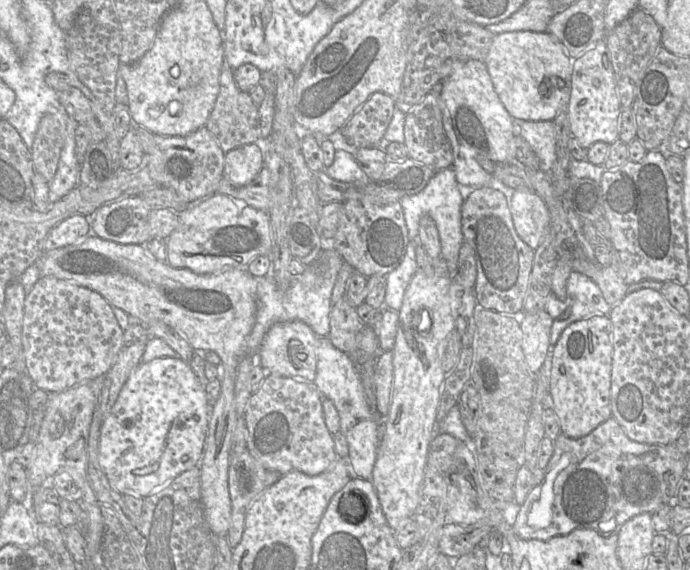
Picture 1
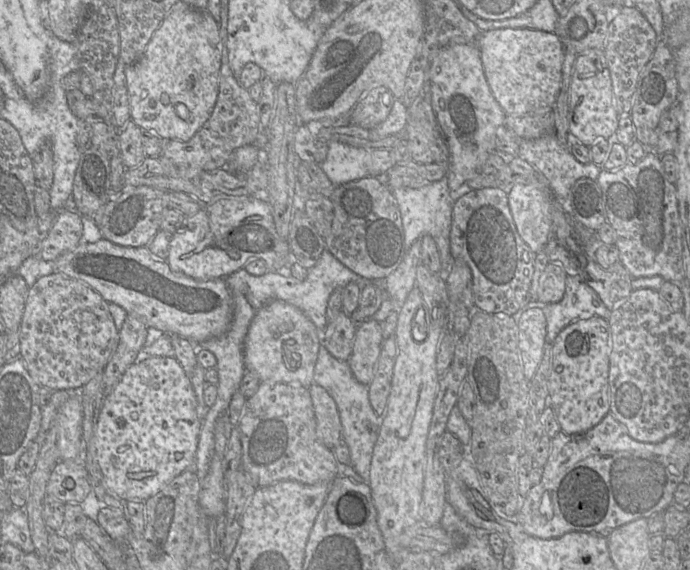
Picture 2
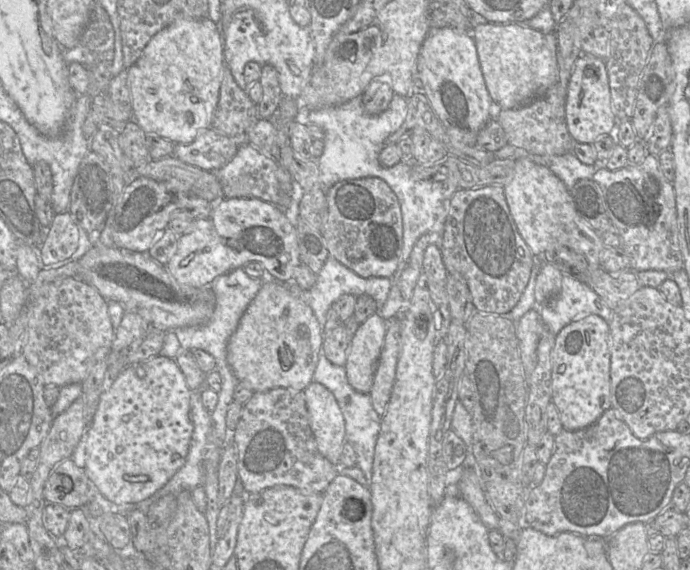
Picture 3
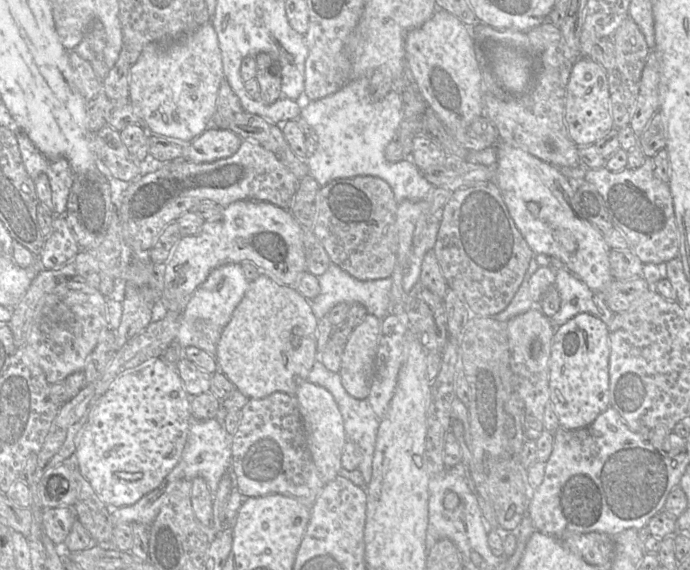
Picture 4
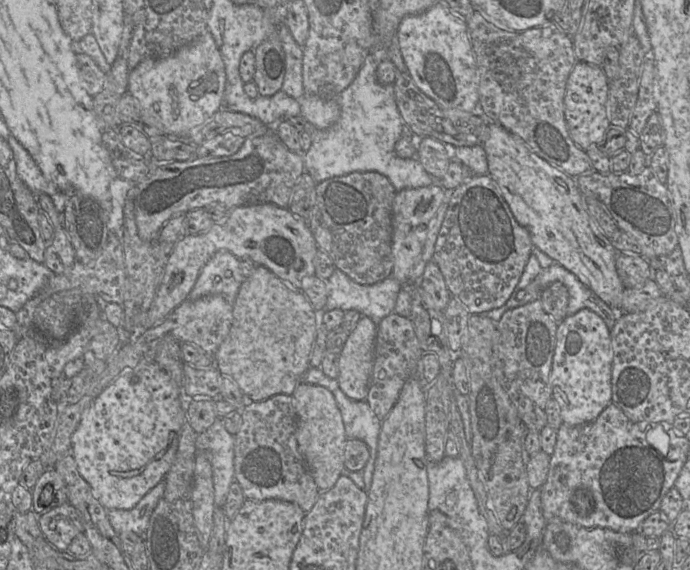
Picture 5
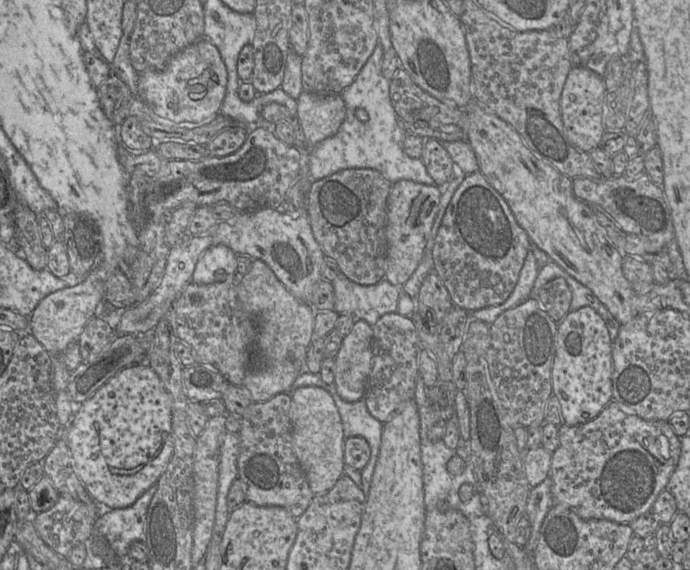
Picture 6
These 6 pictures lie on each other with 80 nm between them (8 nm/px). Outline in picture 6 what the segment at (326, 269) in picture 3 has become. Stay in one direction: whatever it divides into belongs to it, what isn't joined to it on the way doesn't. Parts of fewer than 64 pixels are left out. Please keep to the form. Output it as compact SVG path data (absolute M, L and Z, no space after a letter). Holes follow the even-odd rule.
M340 273L331 283L335 297L334 310L338 314L352 315L373 326L382 315L397 312L402 287L386 279L374 285L361 285Z

